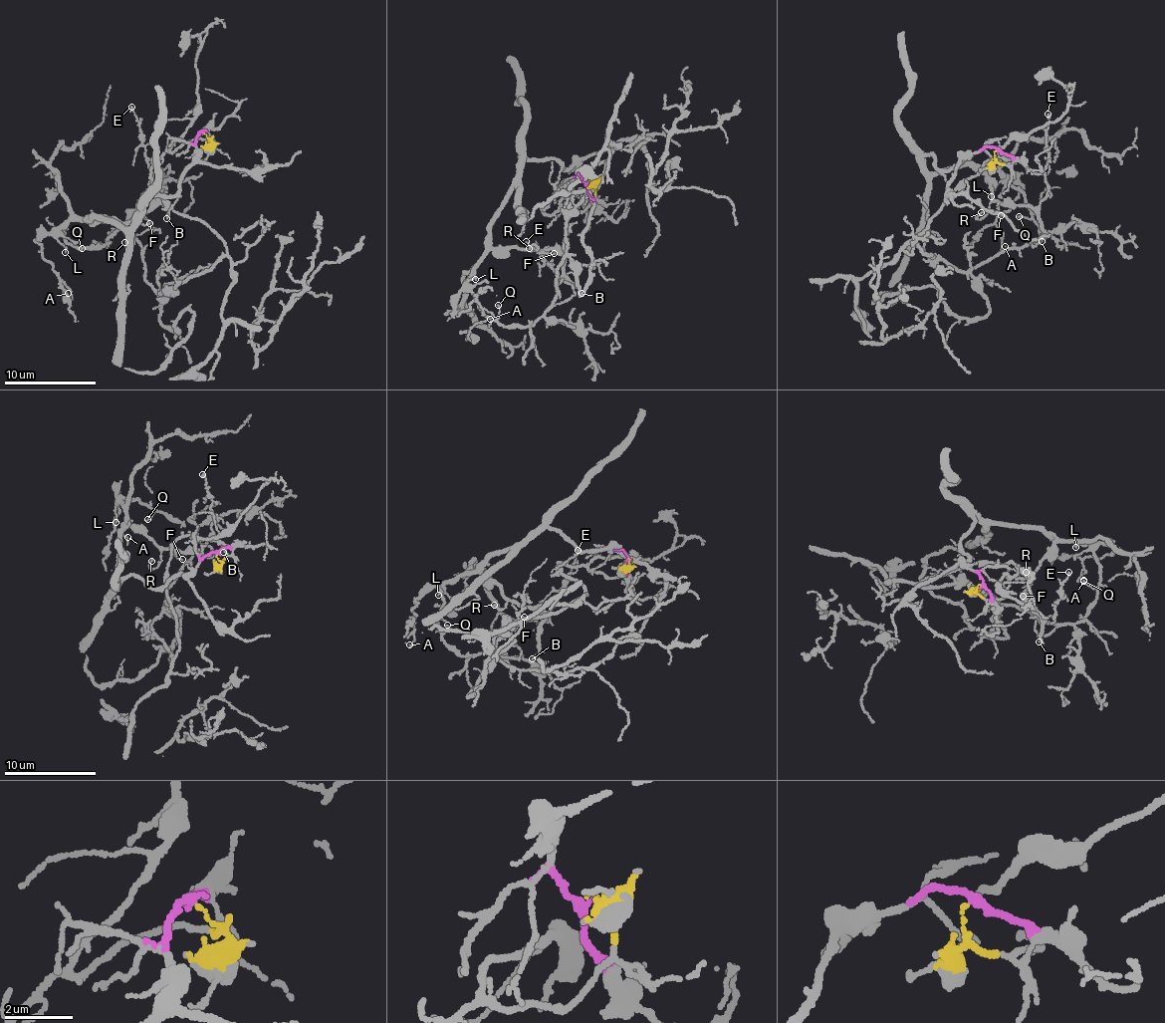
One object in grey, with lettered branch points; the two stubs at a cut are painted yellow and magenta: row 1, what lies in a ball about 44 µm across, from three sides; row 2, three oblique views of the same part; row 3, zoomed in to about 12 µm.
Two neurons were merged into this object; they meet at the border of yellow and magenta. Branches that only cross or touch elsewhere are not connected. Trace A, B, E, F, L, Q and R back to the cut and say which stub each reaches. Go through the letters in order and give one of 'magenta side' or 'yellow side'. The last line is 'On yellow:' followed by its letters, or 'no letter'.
A: magenta side
B: magenta side
E: magenta side
F: magenta side
L: magenta side
Q: magenta side
R: magenta side
On yellow: no letter

